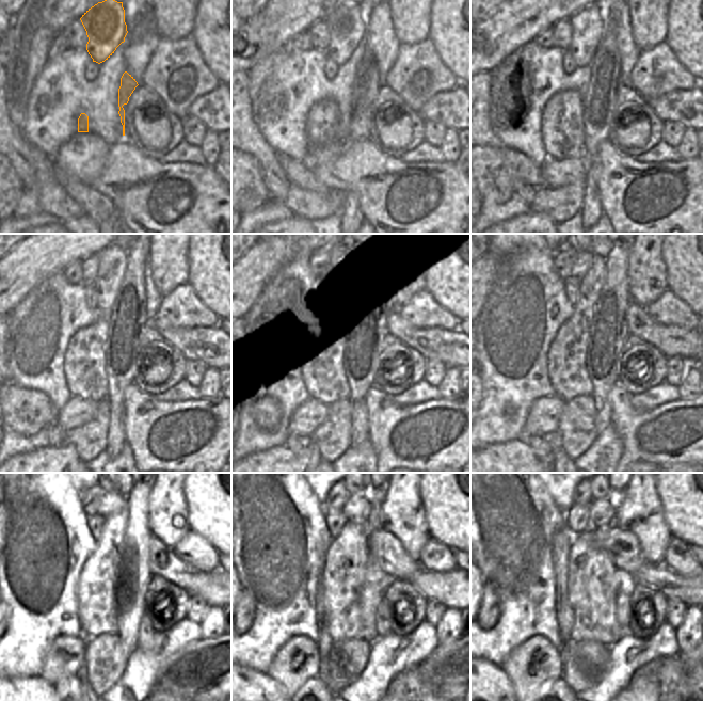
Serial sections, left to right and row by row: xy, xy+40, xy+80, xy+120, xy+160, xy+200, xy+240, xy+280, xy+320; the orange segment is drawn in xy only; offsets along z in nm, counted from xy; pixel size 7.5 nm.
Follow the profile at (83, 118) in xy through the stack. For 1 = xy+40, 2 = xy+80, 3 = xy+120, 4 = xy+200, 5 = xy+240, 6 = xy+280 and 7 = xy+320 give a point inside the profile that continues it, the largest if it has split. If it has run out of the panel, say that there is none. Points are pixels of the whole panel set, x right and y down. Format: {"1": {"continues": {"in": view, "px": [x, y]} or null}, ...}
{"1": {"continues": {"in": "xy+40", "px": [322, 122]}}, "2": {"continues": {"in": "xy+80", "px": [562, 129]}}, "3": {"continues": {"in": "xy+120", "px": [85, 373]}}, "4": {"continues": {"in": "xy+200", "px": [592, 323]}}, "5": {"continues": {"in": "xy+240", "px": [98, 595]}}, "6": {"continues": {"in": "xy+280", "px": [351, 608]}}, "7": {"continues": {"in": "xy+320", "px": [593, 606]}}}

